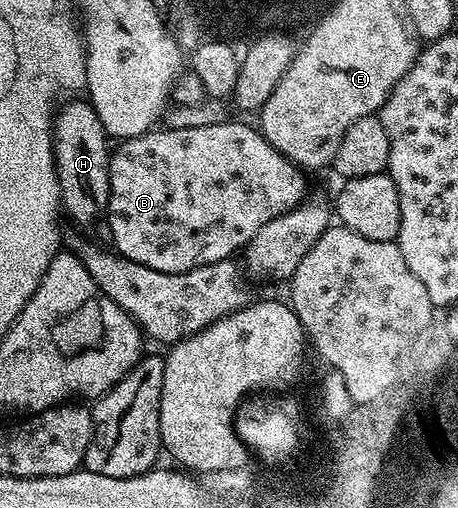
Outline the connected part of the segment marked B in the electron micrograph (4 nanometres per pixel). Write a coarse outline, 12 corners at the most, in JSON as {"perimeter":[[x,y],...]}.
{"perimeter":[[229,121],[110,157],[113,250],[173,275],[307,198],[303,168]]}

